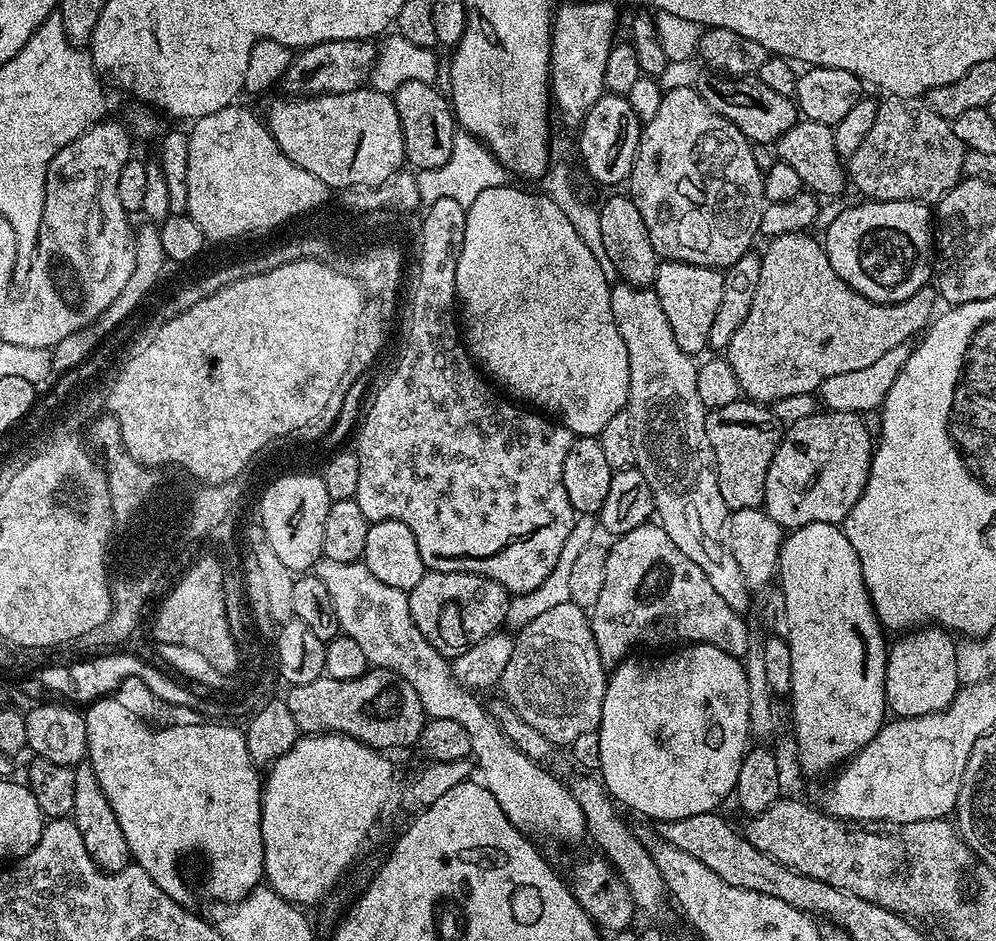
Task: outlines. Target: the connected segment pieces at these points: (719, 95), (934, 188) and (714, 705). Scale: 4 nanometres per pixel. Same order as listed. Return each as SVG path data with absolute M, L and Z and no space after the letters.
M701 71L701 76L694 81L696 93L703 98L706 106L722 118L726 118L753 145L775 145L776 141L794 126L798 119L798 109L795 99L770 90L759 78L725 78L711 71Z
M885 95L883 99L879 101L880 113L876 115L874 126L870 126L870 134L866 134L862 146L847 157L846 172L851 187L853 184L864 195L861 197L868 200L919 200L922 204L935 205L964 176L964 144L958 134L954 134L950 121L930 110L927 99L890 95Z
M689 644L681 647L673 656L664 656L651 664L648 660L635 660L629 658L620 661L611 669L606 686L606 694L602 698L602 718L600 719L600 766L599 779L608 790L608 795L616 801L617 805L629 808L640 816L649 816L652 822L661 820L677 820L678 818L690 818L694 814L706 814L717 811L724 799L731 797L736 791L738 782L738 770L744 761L744 754L750 744L750 701L747 689L747 678L744 673L743 663L733 653L726 650L718 650L718 646L709 644Z

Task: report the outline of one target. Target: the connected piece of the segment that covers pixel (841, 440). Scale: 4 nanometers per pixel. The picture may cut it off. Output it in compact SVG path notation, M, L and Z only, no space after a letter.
M819 410L810 417L787 425L778 450L774 450L770 470L766 470L766 490L762 505L764 513L774 518L774 522L778 522L781 528L791 530L810 526L814 522L843 525L866 486L872 465L874 436L868 433L867 426L860 420L863 419L854 412Z

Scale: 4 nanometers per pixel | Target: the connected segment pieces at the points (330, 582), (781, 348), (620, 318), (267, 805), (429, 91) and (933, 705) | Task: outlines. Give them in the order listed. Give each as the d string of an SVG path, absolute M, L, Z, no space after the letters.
M322 558L315 566L314 575L323 582L327 594L331 596L332 608L335 610L336 620L340 624L341 631L354 639L354 642L361 647L369 665L388 669L398 674L404 681L409 682L415 693L418 694L427 717L431 719L449 718L450 721L458 722L466 730L466 734L470 734L471 755L478 765L478 776L479 772L481 776L479 779L484 787L490 790L490 794L494 794L494 798L498 798L498 806L502 806L510 823L515 824L525 834L531 834L533 837L545 836L548 840L561 840L564 844L572 844L575 840L585 839L584 815L582 808L572 797L571 789L566 784L563 785L560 781L555 780L550 773L542 769L545 767L529 758L525 752L519 752L500 729L493 713L491 716L483 708L478 700L480 698L453 678L447 657L436 647L430 645L430 642L426 642L425 636L415 626L409 610L407 593L378 581L378 578L375 578L374 574L371 574L369 568L361 561L344 563Z
M807 231L791 232L790 234L771 237L767 241L768 249L763 249L760 257L762 275L758 277L758 294L754 294L754 302L750 306L750 314L746 314L746 319L742 321L742 326L738 326L738 330L734 330L734 338L730 338L726 349L727 362L734 368L734 375L740 383L741 393L753 402L773 402L794 394L815 393L819 389L820 383L834 374L850 374L850 370L866 370L866 366L871 366L872 363L878 362L878 358L882 358L882 354L886 354L886 350L892 350L894 346L911 341L912 335L915 337L918 333L927 329L934 313L937 311L938 293L935 287L932 286L919 288L914 294L910 294L910 298L903 300L901 304L879 304L862 294L858 294L858 290L854 290L849 284L842 282L842 278L838 278L834 266L830 266L828 256L824 252L823 243L817 237L815 240L814 237L808 235L812 234Z
M623 282L613 283L611 289L610 310L614 314L618 334L622 334L622 342L626 342L630 366L626 410L634 422L635 467L640 469L650 486L658 523L666 530L666 534L670 534L670 542L674 542L674 546L678 546L678 550L682 550L682 554L686 554L686 558L690 558L690 562L694 562L698 570L710 578L710 586L714 586L714 591L726 598L726 606L735 612L747 613L750 590L744 584L742 570L738 570L738 562L734 562L734 554L730 554L726 543L730 509L722 498L722 490L718 490L716 459L704 421L706 409L702 398L698 398L697 361L684 352L678 342L674 342L674 330L670 330L670 322L666 322L666 313L662 310L662 302L658 302L656 291L651 287L635 288Z
M304 734L297 739L296 744L286 754L282 754L282 758L273 760L267 769L266 775L262 780L262 795L260 797L260 809L262 810L262 846L264 847L264 880L267 887L274 889L278 895L284 900L289 900L297 906L305 906L304 904L316 904L336 883L340 880L340 875L355 862L360 856L360 851L364 848L364 843L368 840L368 832L372 832L376 828L376 823L383 816L392 816L400 807L416 808L415 810L423 810L428 808L438 798L442 798L442 794L446 794L446 790L454 790L454 786L458 786L462 781L469 779L474 772L474 760L471 755L460 756L456 760L447 762L432 762L427 766L429 768L420 768L413 776L400 777L396 773L396 768L387 760L383 751L371 748L369 744L363 744L360 740L355 740L349 736L337 736L335 734Z
M402 82L394 93L398 122L402 126L402 142L404 143L404 158L409 165L413 164L416 170L434 170L450 158L450 150L454 150L454 138L458 135L458 125L452 111L449 97L439 92L436 84L426 82Z
M920 626L915 630L909 630L899 637L897 644L893 643L888 650L886 662L886 678L884 679L884 703L887 711L893 717L920 717L922 714L934 714L941 712L943 708L952 705L952 699L956 697L962 685L958 678L955 665L957 641L953 633L947 628L939 626Z

